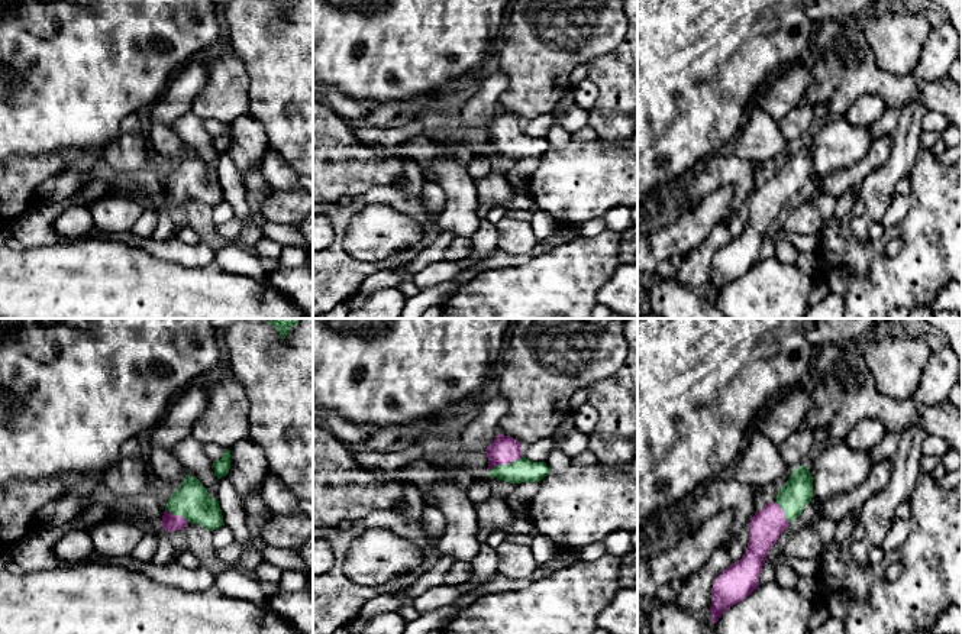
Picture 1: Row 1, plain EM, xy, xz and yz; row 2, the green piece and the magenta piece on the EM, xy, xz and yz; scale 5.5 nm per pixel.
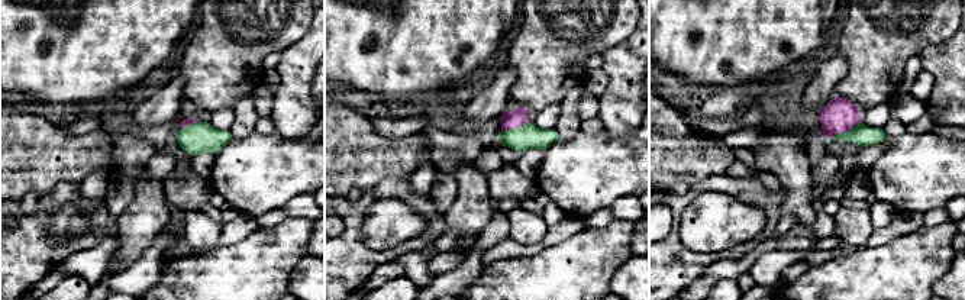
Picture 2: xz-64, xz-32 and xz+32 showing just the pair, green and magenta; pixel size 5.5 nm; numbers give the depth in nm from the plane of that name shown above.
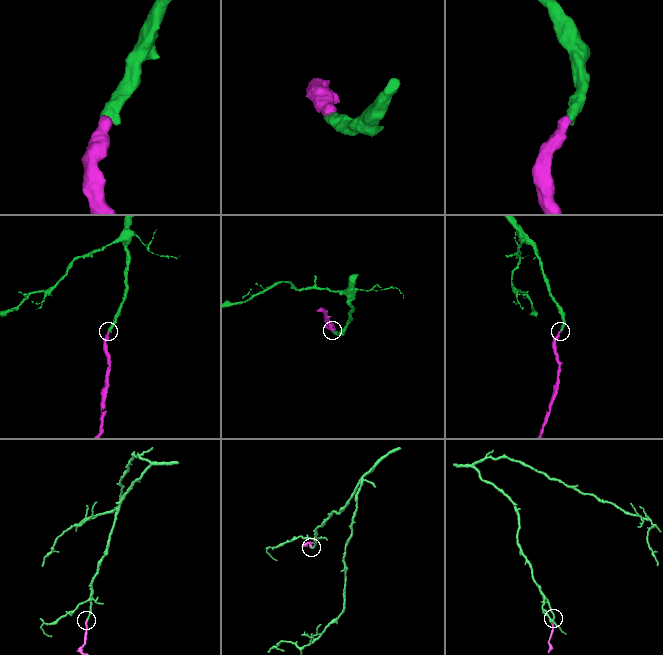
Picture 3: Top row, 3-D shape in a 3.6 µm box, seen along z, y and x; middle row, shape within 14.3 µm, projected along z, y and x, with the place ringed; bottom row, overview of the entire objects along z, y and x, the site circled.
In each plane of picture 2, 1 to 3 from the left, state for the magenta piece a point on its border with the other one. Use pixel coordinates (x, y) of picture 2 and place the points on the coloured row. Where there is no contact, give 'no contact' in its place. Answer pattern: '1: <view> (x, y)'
1: xz-64 (190, 125)
2: xz-32 (516, 128)
3: xz+32 (845, 132)

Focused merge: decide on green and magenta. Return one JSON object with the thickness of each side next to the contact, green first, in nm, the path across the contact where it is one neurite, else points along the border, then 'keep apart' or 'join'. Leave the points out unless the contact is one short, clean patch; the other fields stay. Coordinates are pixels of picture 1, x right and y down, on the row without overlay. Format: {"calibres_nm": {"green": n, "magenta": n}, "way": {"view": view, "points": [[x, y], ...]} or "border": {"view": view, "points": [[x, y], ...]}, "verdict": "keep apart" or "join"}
{"calibres_nm": {"green": 130, "magenta": 160}, "way": {"view": "xz", "points": [[522, 145], [504, 141], [504, 125]]}, "verdict": "join"}

